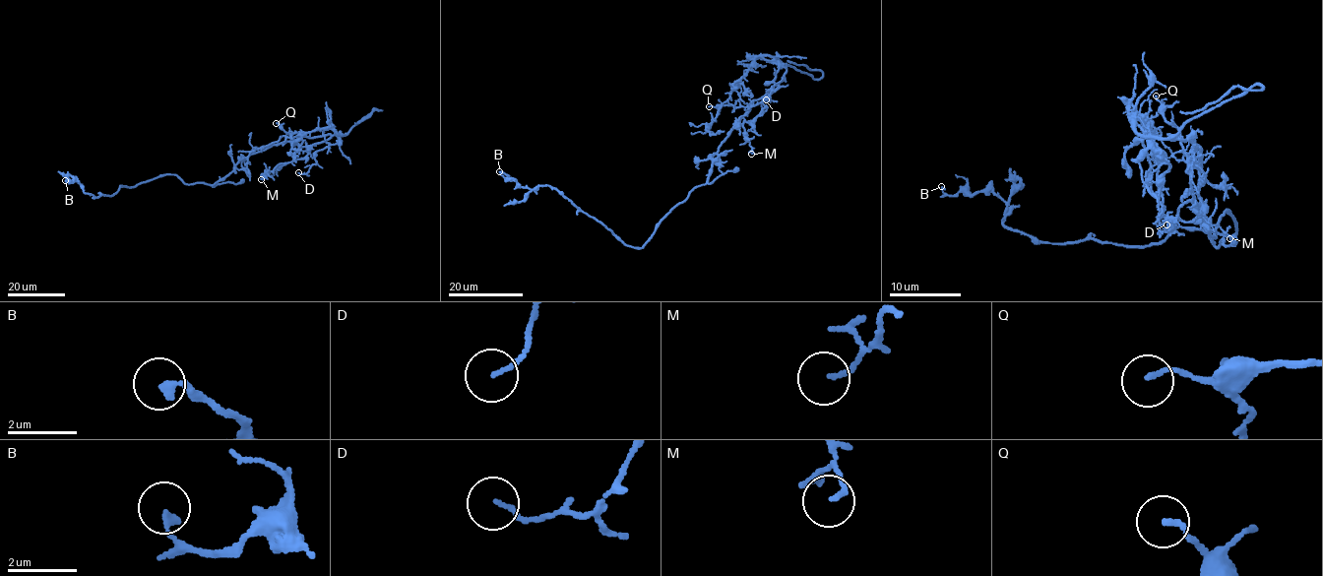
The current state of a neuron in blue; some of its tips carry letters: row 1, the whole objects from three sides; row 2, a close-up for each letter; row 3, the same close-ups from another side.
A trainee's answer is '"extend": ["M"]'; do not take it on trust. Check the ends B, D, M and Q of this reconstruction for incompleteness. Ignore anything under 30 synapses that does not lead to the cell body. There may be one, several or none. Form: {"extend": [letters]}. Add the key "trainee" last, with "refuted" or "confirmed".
{"extend": [], "trainee": "refuted"}

